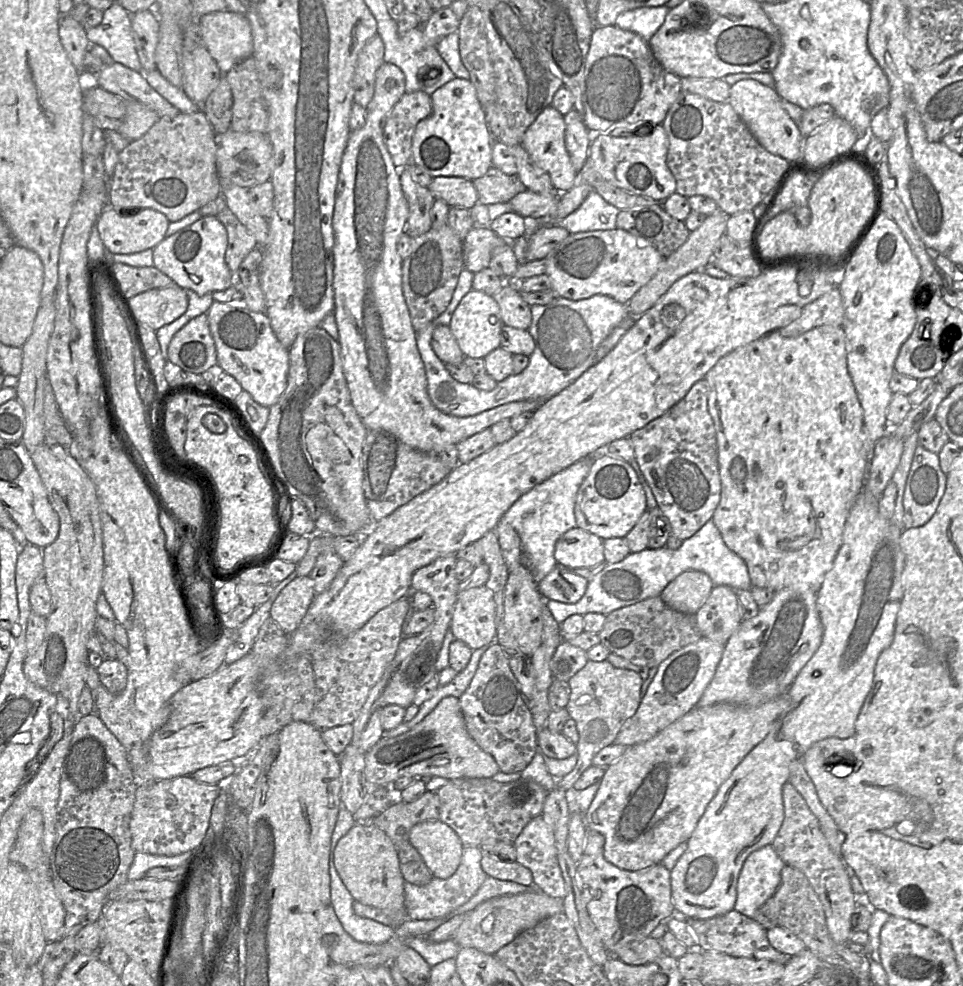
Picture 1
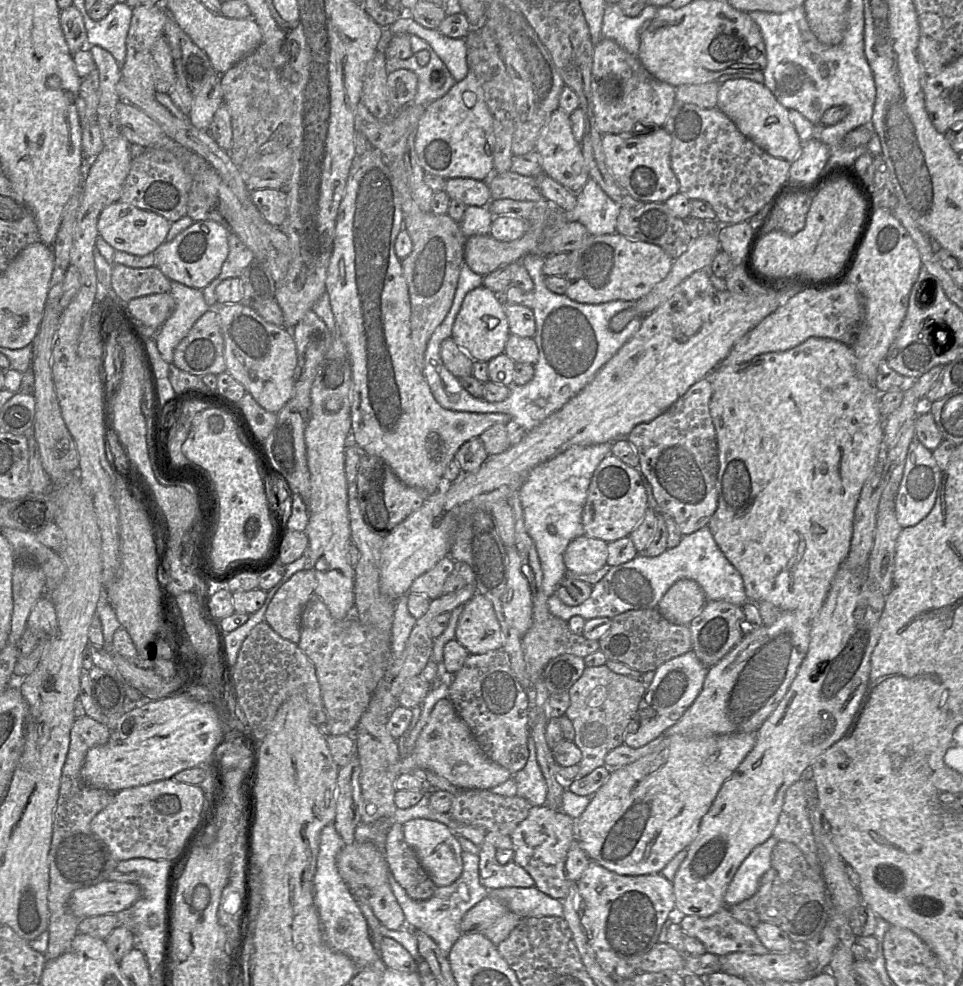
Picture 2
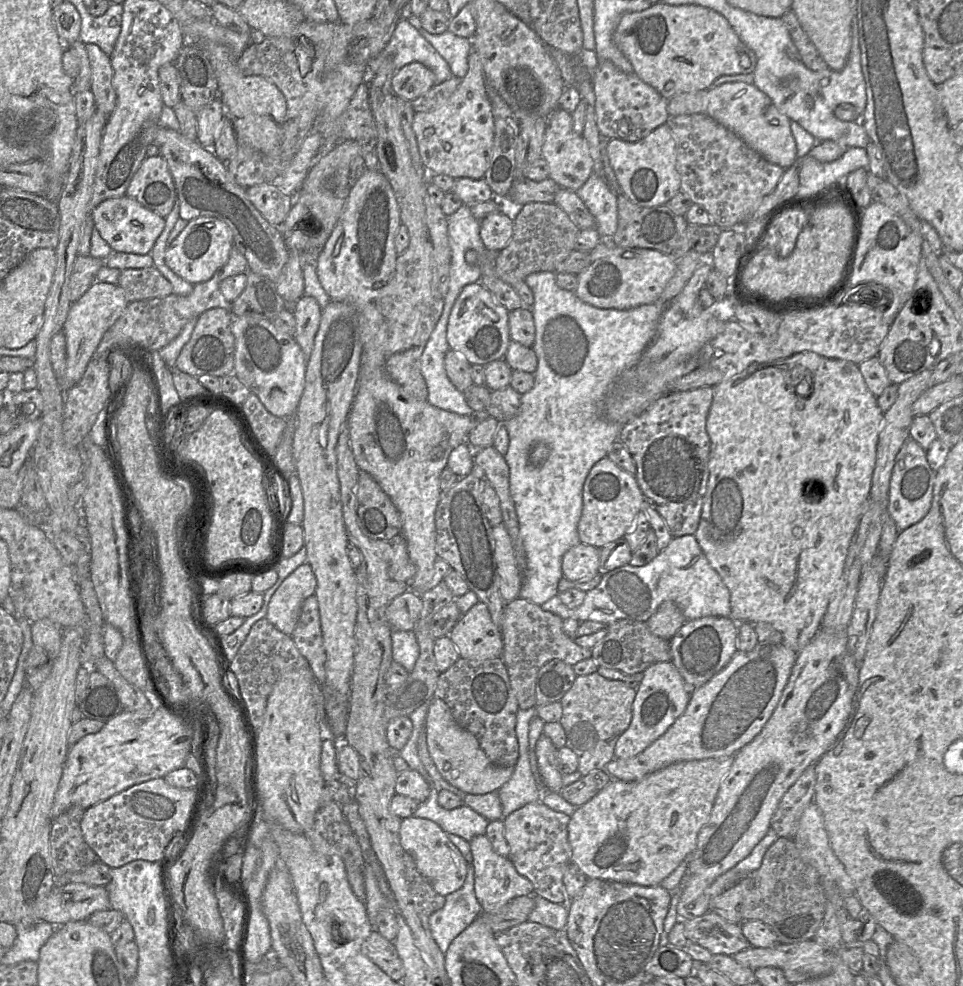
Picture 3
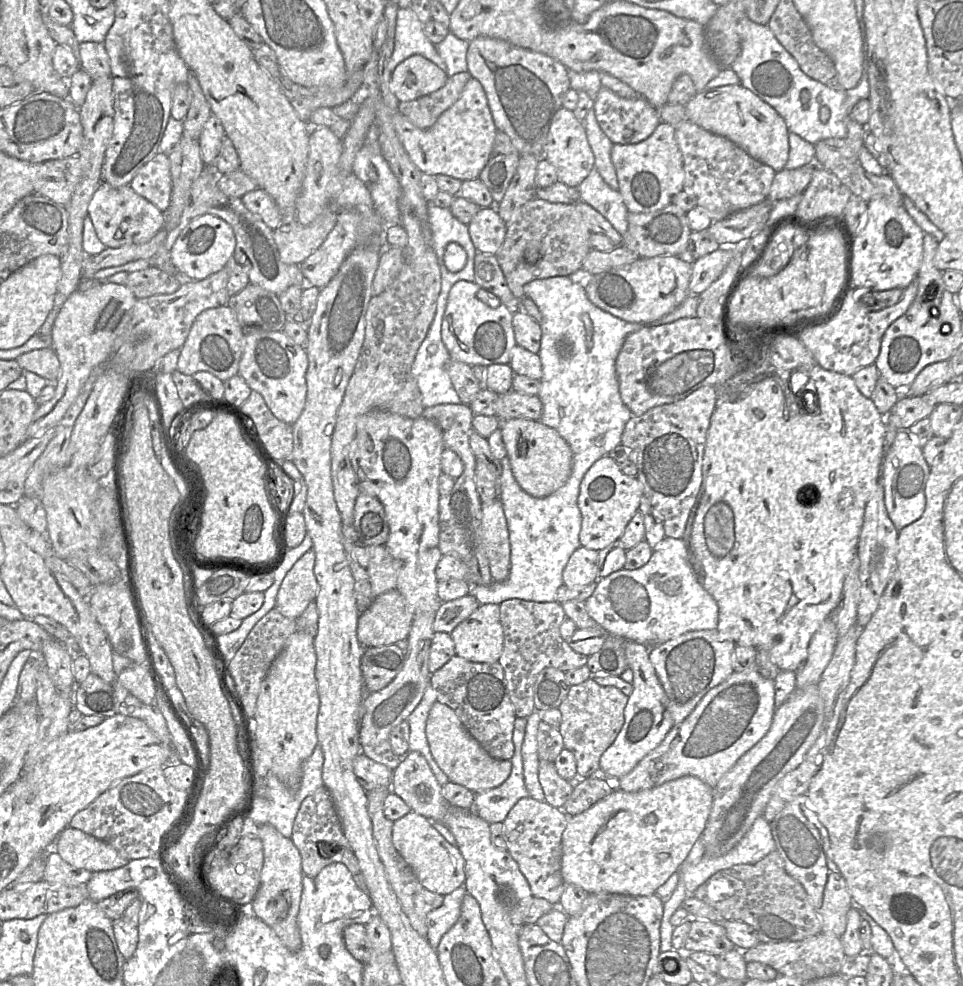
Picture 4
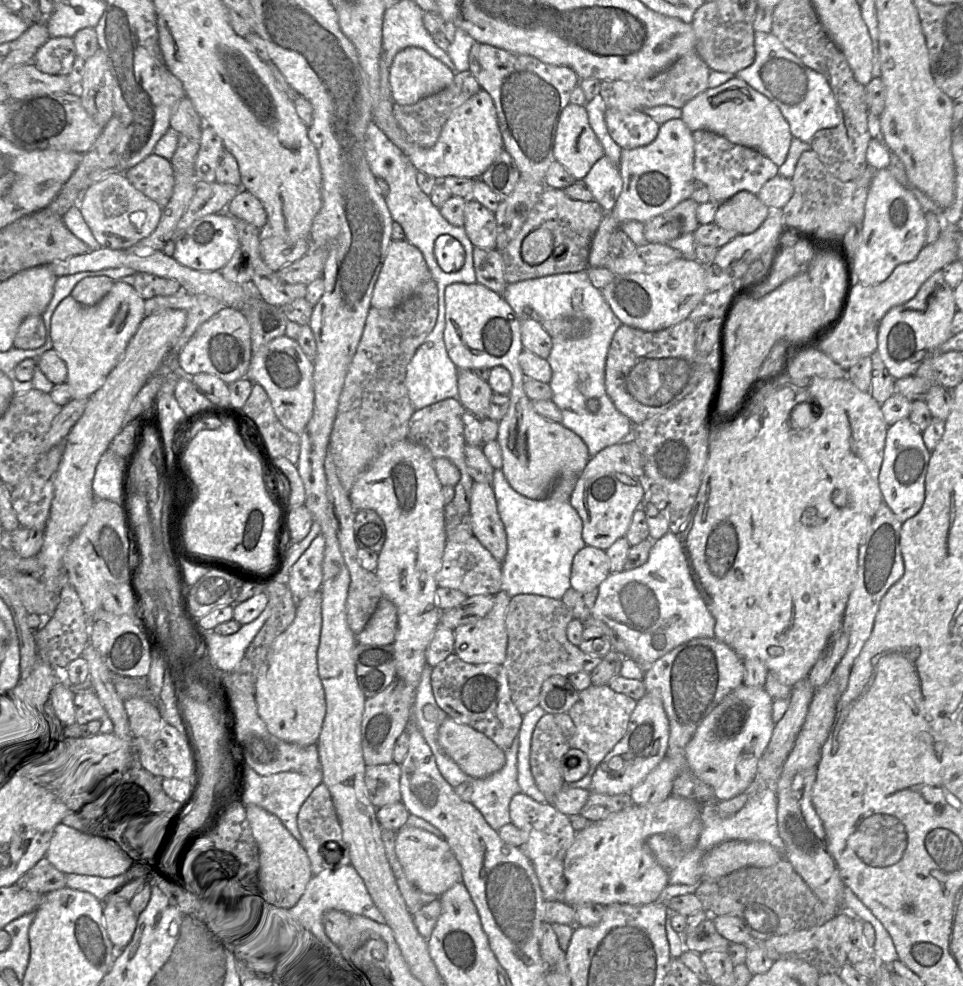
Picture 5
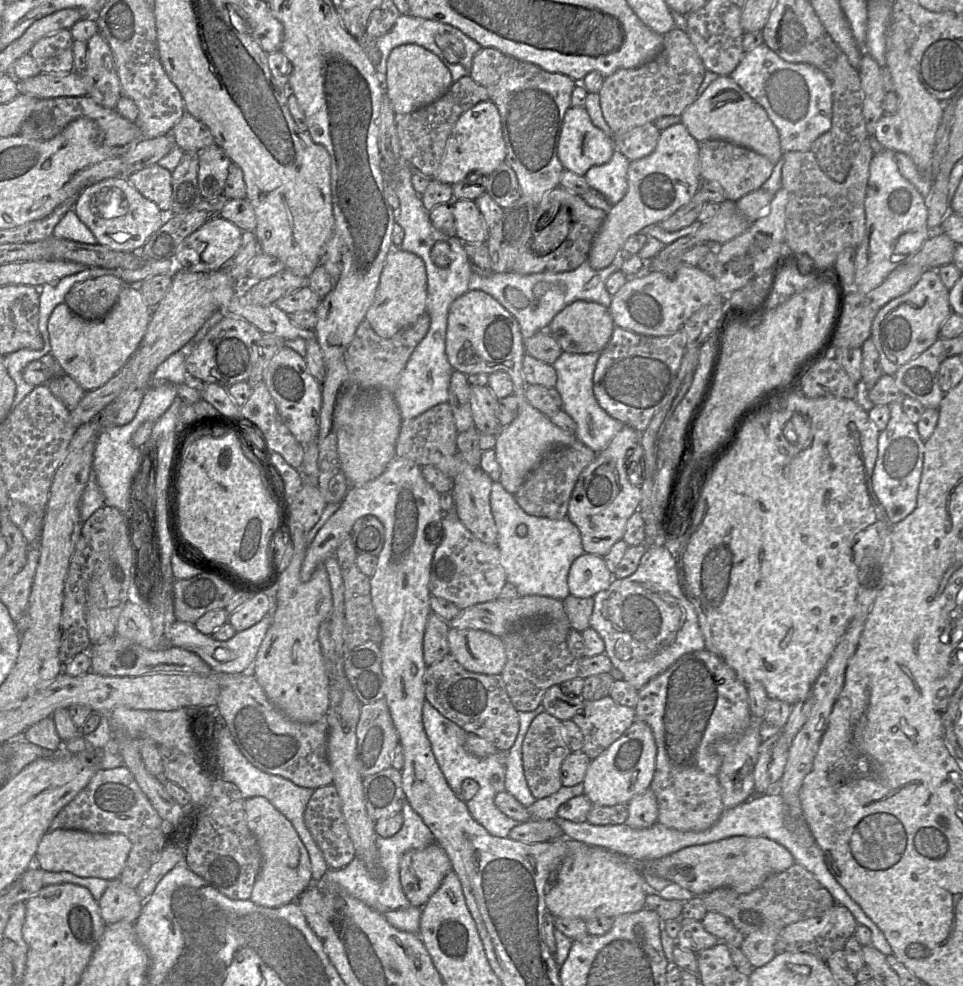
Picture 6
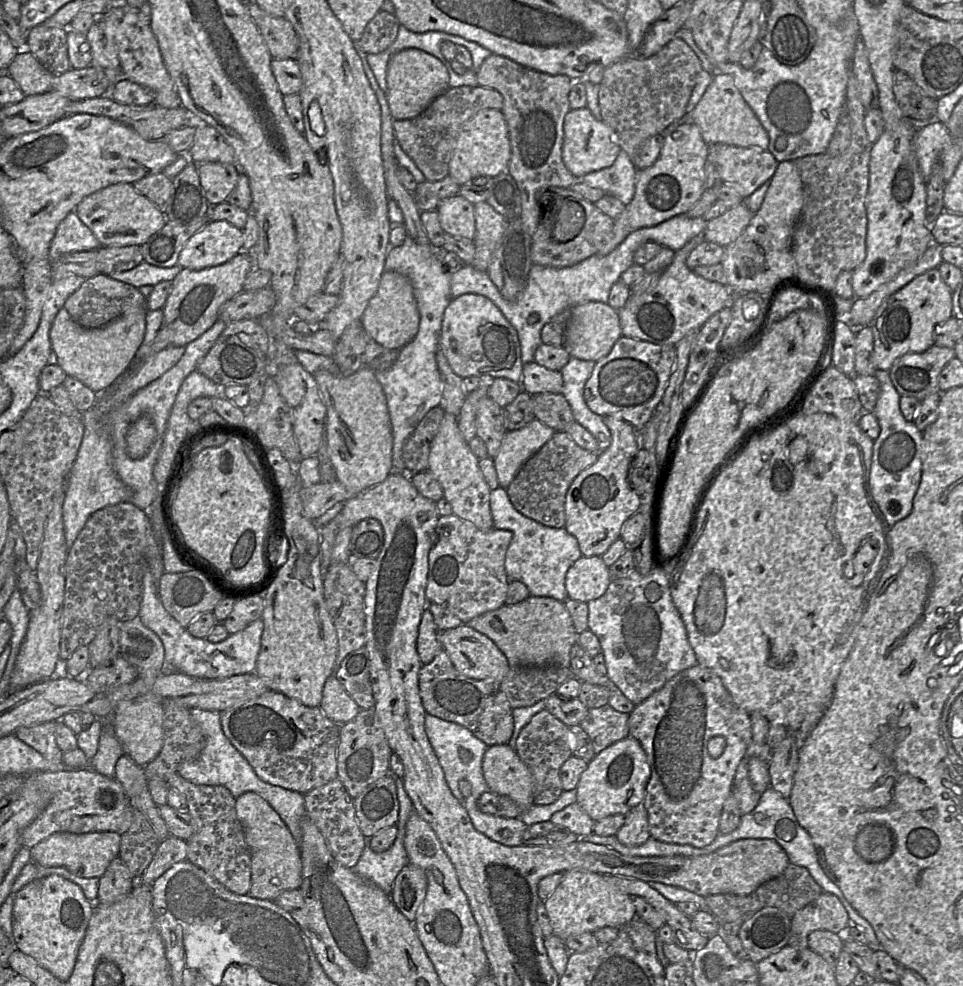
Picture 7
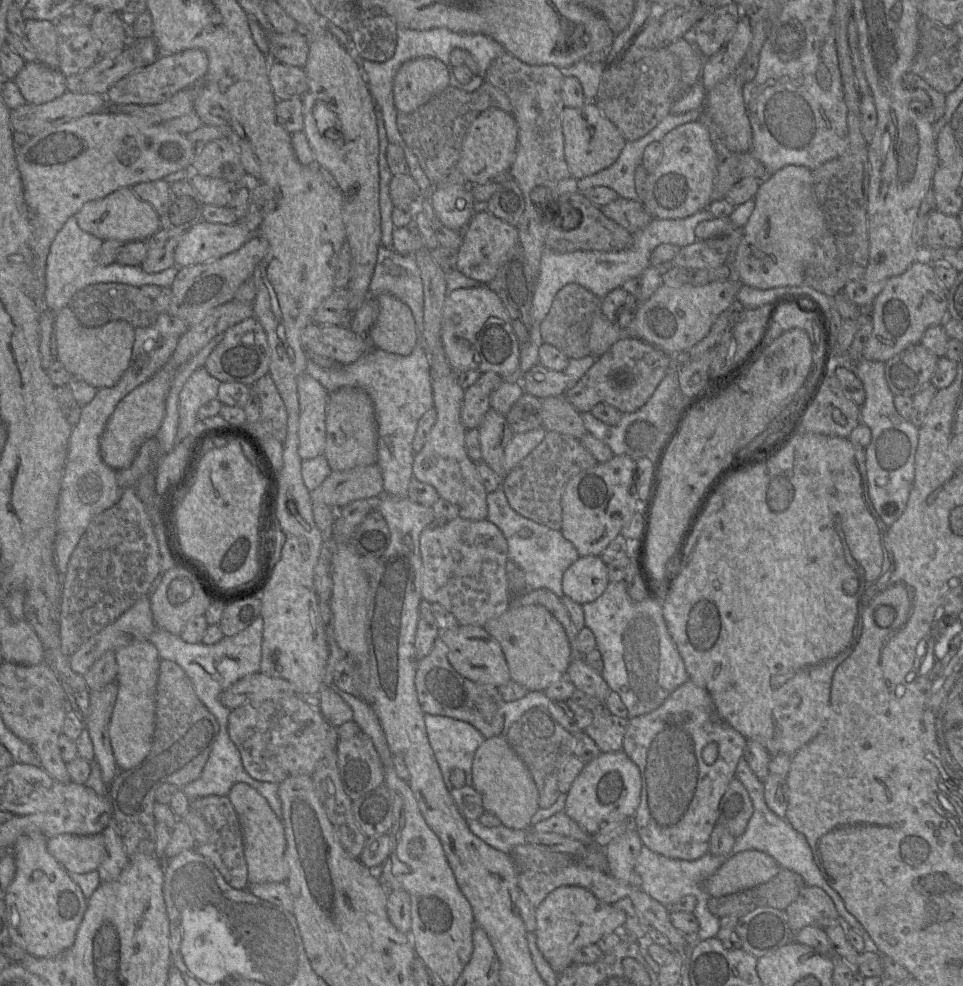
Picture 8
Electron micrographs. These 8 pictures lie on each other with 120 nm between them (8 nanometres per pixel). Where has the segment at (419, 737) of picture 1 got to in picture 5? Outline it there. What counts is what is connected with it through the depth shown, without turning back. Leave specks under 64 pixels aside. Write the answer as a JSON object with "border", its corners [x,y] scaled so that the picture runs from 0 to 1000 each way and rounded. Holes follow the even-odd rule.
{"border":[[[464,727],[455,739],[454,751],[478,780],[490,789],[504,789],[519,781],[524,763],[492,738]]]}

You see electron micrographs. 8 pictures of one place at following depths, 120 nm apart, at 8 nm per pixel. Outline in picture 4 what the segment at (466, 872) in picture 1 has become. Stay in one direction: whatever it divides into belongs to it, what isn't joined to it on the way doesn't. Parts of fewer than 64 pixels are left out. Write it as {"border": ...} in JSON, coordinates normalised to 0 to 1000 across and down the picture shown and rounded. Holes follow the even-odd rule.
{"border":[[[482,899],[476,900],[468,906],[461,908],[459,918],[442,928],[442,952],[452,963],[460,948],[476,934],[480,913],[484,906]]]}

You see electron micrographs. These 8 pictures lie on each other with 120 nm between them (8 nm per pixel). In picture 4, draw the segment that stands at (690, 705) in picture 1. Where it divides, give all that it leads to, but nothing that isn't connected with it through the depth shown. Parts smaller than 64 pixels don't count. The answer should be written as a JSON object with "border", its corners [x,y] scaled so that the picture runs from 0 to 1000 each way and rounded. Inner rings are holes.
{"border":[[[649,650],[652,676],[658,683],[658,700],[649,718],[649,733],[634,757],[623,769],[623,783],[633,790],[644,790],[652,785],[673,764],[679,761],[702,734],[698,711],[675,669],[675,657],[659,650]]]}

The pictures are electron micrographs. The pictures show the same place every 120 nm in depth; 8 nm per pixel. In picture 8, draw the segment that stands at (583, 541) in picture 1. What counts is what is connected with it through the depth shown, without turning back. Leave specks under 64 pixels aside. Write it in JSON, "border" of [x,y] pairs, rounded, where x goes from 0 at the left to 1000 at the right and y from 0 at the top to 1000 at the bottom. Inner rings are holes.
{"border":[[[602,564],[585,583],[586,602],[602,614],[618,610],[633,591],[630,573],[623,564]]]}

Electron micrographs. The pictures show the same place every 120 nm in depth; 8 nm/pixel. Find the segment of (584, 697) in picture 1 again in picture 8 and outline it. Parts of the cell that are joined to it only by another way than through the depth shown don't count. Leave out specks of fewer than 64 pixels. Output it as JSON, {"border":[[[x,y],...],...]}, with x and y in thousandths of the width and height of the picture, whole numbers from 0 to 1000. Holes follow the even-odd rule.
{"border":[[[628,716],[615,722],[616,731],[606,742],[618,753],[624,764],[646,761],[653,729],[637,725]]]}

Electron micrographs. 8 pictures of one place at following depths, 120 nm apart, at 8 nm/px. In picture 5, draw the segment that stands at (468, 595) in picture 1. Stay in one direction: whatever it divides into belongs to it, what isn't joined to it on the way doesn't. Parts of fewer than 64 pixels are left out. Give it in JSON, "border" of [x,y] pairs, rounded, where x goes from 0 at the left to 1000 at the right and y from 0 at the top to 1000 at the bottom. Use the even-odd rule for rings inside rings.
{"border":[[[522,598],[513,604],[509,621],[470,639],[471,663],[489,673],[521,674],[526,663],[525,620],[531,605]]]}

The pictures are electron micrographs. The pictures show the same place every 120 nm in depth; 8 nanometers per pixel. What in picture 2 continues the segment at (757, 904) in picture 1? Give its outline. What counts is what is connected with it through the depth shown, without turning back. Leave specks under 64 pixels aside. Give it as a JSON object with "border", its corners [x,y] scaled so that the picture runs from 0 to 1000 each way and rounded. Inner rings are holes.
{"border":[[[801,848],[784,859],[771,874],[755,900],[752,909],[754,920],[780,911],[787,904],[791,888],[801,880],[802,862],[807,854]]]}

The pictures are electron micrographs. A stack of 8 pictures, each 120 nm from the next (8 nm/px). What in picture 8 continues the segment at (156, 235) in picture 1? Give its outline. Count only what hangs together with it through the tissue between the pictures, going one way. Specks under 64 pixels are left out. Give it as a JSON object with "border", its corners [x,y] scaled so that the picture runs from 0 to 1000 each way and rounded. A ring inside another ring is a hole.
{"border":[[[127,190],[106,202],[88,206],[78,220],[86,234],[107,244],[152,244],[166,233],[166,219],[158,208],[143,201],[136,190]]]}

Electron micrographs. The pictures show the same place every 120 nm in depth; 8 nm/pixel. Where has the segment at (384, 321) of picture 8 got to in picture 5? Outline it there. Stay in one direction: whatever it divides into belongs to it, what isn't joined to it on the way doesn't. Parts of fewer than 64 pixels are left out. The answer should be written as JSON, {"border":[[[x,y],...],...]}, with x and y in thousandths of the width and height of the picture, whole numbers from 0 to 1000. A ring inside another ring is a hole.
{"border":[[[407,243],[389,287],[385,311],[403,313],[415,309],[448,282],[438,255],[423,243]]]}

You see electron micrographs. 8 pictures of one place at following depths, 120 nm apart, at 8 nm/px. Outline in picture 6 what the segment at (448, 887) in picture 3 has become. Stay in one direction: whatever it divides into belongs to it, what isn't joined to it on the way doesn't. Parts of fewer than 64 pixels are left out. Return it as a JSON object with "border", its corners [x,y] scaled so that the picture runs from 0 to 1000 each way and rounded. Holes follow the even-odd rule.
{"border":[[[454,854],[418,866],[415,895],[425,915],[438,921],[468,882],[468,873]]]}

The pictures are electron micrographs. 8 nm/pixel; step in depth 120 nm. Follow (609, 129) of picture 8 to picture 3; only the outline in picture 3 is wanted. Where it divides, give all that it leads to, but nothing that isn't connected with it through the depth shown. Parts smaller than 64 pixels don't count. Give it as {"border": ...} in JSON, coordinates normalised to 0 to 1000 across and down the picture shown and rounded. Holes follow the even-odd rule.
{"border":[[[578,110],[570,119],[566,141],[563,148],[563,158],[570,169],[570,181],[583,191],[599,194],[617,174],[617,164],[612,156],[610,145],[595,132],[594,115]]]}

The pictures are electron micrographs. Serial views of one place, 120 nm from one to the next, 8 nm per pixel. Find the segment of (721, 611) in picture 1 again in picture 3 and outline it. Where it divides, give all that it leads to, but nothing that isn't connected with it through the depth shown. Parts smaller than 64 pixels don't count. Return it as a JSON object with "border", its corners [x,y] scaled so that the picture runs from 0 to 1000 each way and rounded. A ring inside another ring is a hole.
{"border":[[[734,625],[712,630],[695,649],[697,668],[711,694],[722,699],[748,682],[765,659],[766,632],[758,626]]]}

